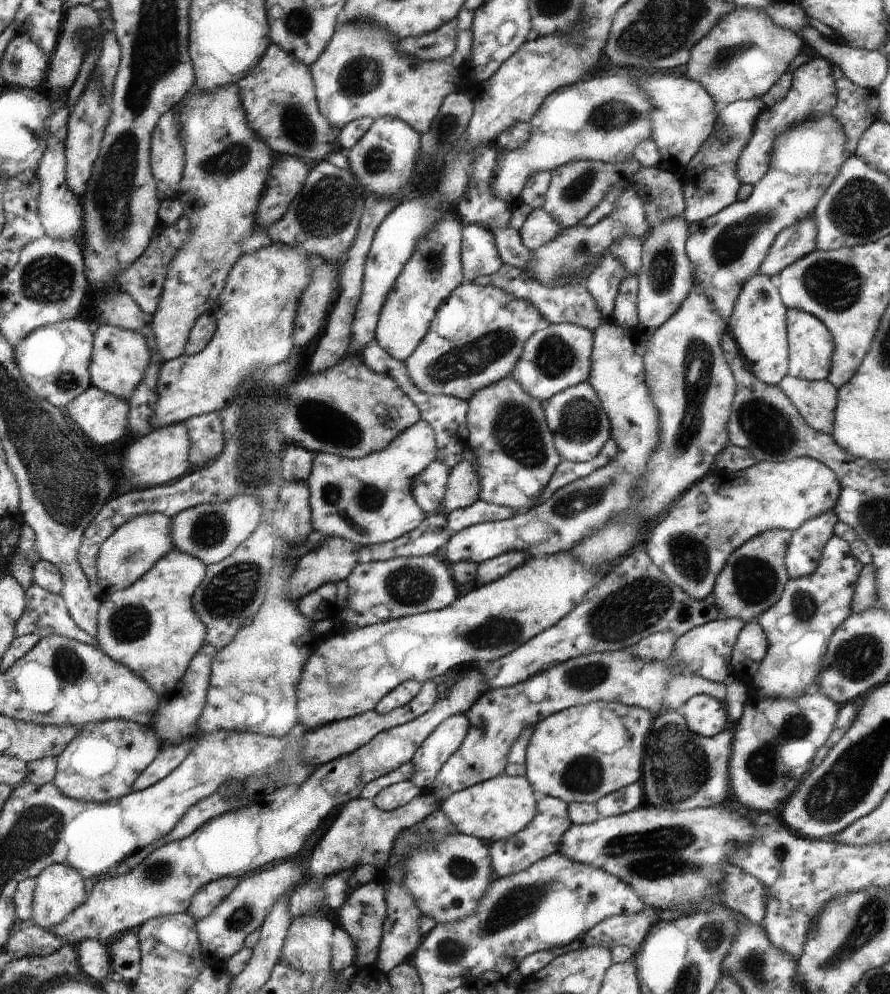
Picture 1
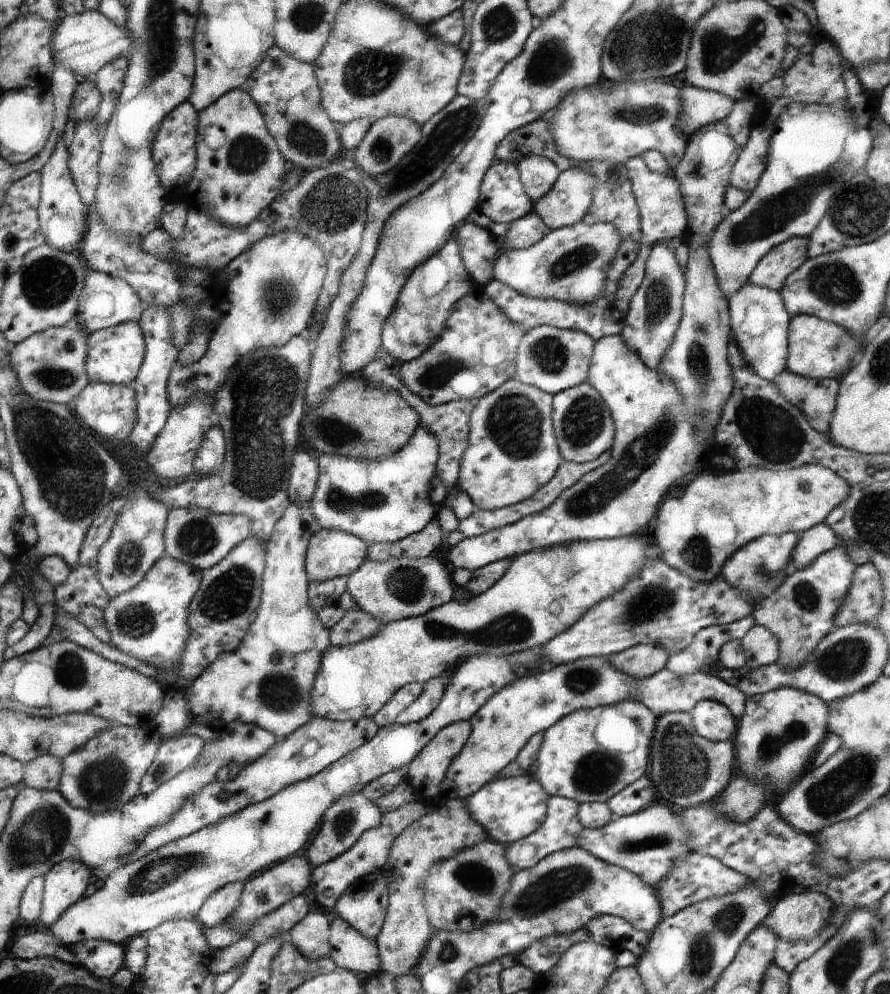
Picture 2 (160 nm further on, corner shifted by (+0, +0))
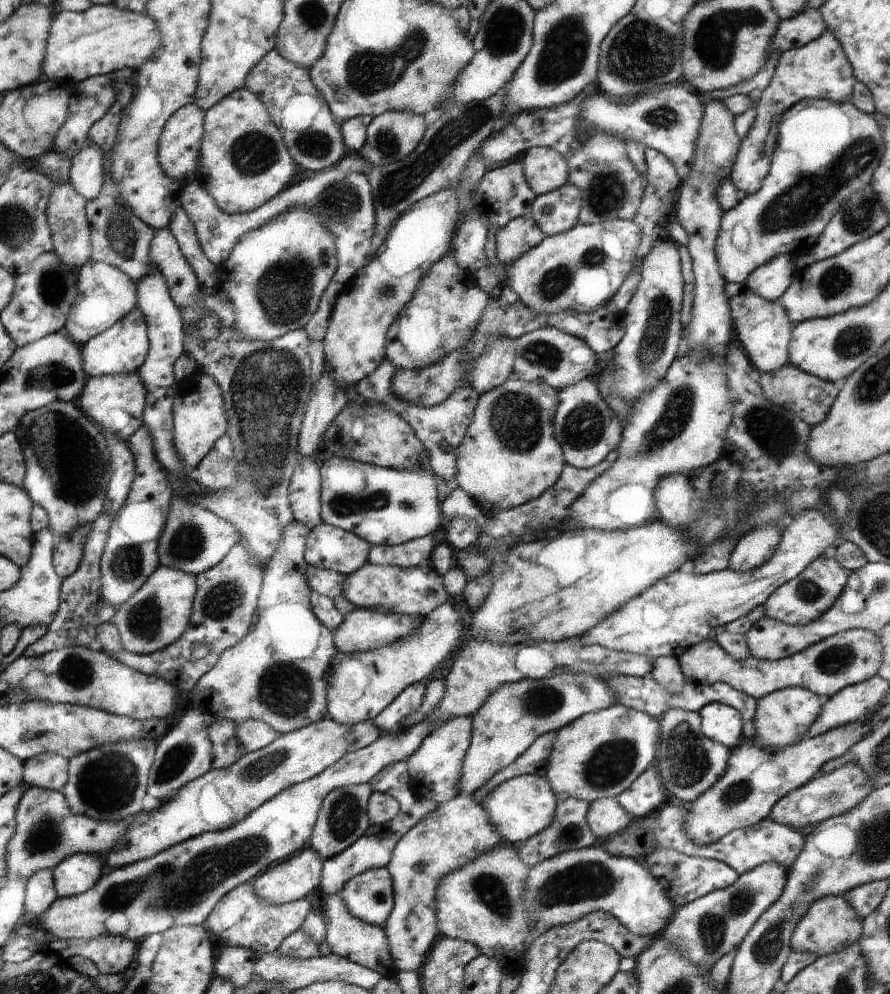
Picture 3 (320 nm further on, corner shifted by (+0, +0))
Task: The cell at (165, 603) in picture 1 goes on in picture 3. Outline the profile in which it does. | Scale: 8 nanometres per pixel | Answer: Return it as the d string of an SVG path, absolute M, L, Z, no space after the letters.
M160 564L139 592L124 605L118 606L119 611L114 622L123 634L126 650L139 655L156 653L186 632L193 609L192 600L197 589L194 577L187 572Z

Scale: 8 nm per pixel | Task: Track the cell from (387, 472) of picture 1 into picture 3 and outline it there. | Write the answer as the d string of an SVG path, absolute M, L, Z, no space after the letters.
M332 456L328 462L319 465L323 477L322 522L357 534L370 545L401 545L408 540L432 534L440 526L438 478L432 468L397 471L339 456Z

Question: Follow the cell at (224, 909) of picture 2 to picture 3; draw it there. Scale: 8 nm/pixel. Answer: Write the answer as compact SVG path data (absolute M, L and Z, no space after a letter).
M243 883L218 902L204 922L204 926L213 938L220 938L227 947L252 949L256 956L260 957L264 953L276 952L286 938L303 926L310 913L310 903L305 898L275 905L263 901L256 895L256 890L251 883Z

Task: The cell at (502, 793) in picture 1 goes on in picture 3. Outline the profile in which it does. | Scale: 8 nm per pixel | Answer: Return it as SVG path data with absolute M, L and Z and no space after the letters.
M542 772L511 778L483 798L480 803L504 842L514 844L528 841L551 824L558 806L558 798L552 790L550 780Z

